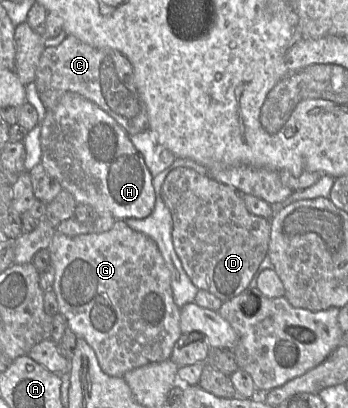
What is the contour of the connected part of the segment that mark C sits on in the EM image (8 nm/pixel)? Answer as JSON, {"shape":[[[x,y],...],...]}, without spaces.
{"shape":[[[67,35],[58,46],[45,47],[36,69],[38,96],[45,109],[53,109],[66,92],[80,94],[109,114],[129,136],[149,128],[147,108],[133,79],[133,67],[119,51],[94,48]]]}

